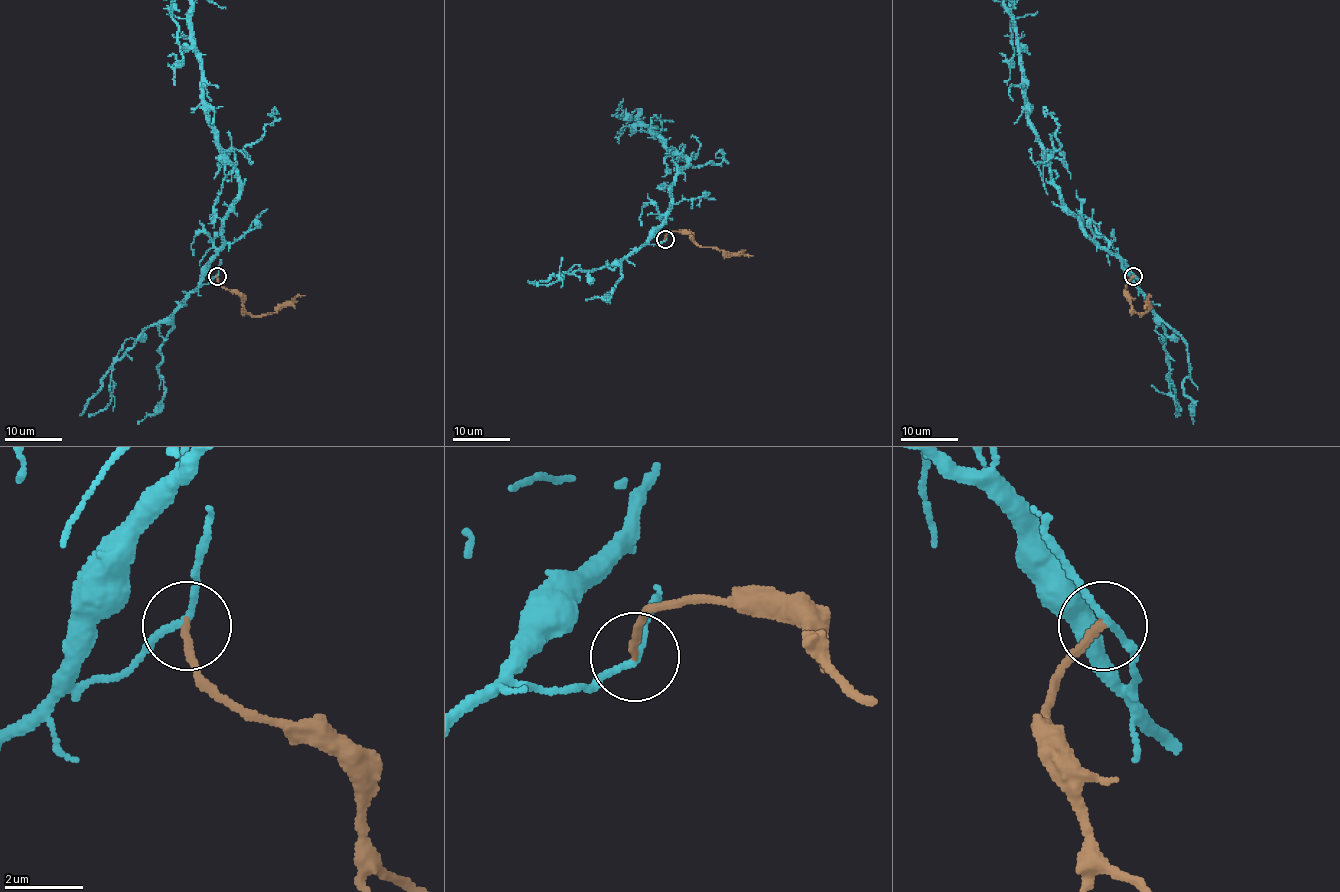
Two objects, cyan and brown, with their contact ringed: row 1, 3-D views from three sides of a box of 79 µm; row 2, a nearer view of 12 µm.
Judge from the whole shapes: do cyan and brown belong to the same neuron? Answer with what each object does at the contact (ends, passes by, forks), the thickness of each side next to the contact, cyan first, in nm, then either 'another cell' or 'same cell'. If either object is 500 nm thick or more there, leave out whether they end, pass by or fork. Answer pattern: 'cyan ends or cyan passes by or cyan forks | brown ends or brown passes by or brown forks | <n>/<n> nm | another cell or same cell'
cyan passes by | brown ends | 140/180 nm | another cell

